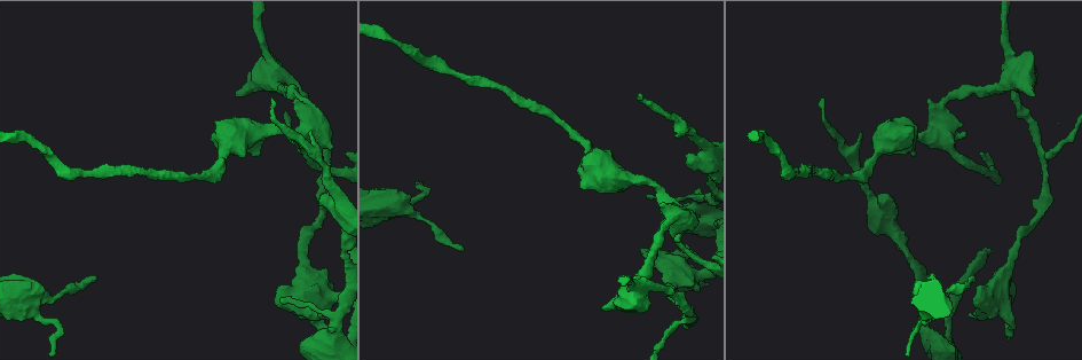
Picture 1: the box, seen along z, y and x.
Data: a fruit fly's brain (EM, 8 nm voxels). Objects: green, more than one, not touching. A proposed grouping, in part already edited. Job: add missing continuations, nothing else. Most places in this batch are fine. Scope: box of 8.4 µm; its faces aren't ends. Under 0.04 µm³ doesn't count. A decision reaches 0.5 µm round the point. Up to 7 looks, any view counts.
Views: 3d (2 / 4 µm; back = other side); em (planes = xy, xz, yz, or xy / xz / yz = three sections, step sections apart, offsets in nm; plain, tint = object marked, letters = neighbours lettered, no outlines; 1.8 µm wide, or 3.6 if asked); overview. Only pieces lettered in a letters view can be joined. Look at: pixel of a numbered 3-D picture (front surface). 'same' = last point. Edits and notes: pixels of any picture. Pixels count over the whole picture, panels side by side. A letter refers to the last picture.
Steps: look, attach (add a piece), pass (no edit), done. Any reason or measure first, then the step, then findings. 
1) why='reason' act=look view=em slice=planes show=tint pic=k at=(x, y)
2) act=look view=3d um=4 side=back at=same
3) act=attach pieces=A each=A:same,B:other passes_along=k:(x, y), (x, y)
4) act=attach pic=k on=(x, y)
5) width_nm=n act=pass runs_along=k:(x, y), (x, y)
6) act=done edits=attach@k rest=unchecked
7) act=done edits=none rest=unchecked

why='free end' act=look view=em slice=yz step=8 show=letters pic=1 at=(646, 195)

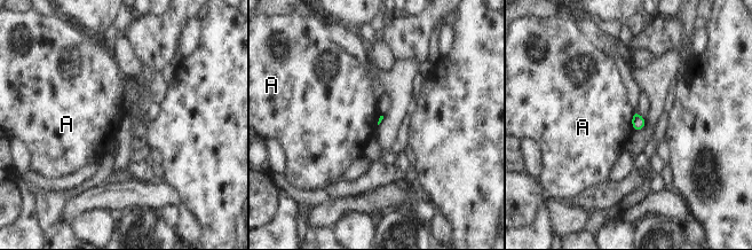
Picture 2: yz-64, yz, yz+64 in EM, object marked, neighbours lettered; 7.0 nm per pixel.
why='another direction' act=look view=em slice=planes show=letters at=same

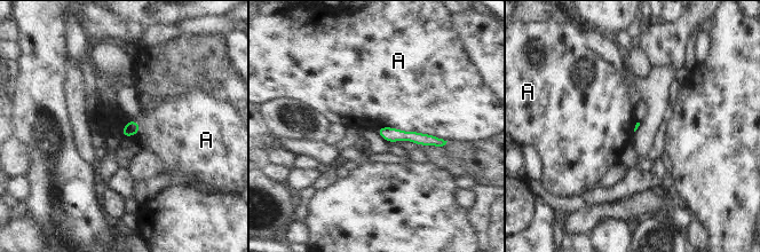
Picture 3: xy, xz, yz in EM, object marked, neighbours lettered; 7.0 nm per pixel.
act=pass each=A:other border=3:(375, 130), (419, 131), (443, 140) found='no lettered piece goes on from it'

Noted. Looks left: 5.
why='branch stops here' act=look view=em slice=xz step=4 show=letters pic=1 at=(236, 96)

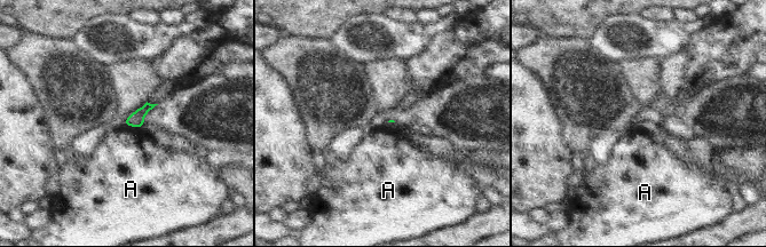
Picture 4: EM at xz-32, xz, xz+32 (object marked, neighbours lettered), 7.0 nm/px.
longest_contact=A:150nm act=pass each=A:other found='none of them fits'

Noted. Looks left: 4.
why='side arm on a straight run' act=look view=3d um=4 side=back pic=1 at=(1042, 154)

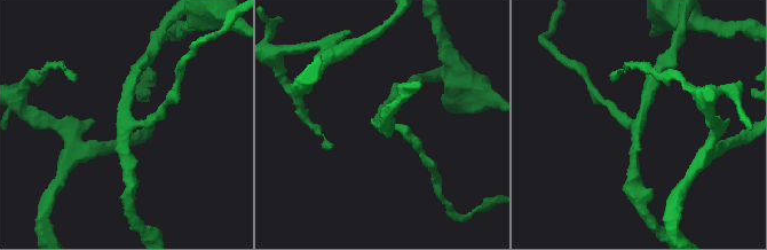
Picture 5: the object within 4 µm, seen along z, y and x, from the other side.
arms=3 why='shape alone is not enough' act=look view=em slice=xz step=4 show=tint pic=5 at=(123, 122)

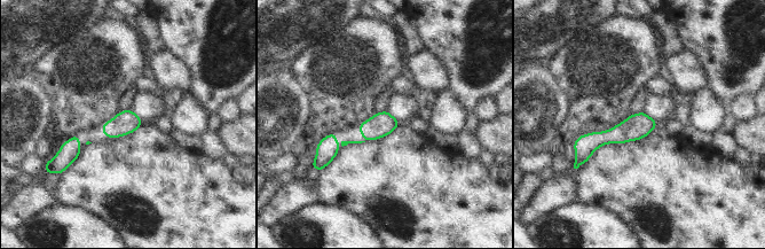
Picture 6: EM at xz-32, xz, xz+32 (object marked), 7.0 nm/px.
why='another direction' act=look view=em slice=planes show=letters at=same

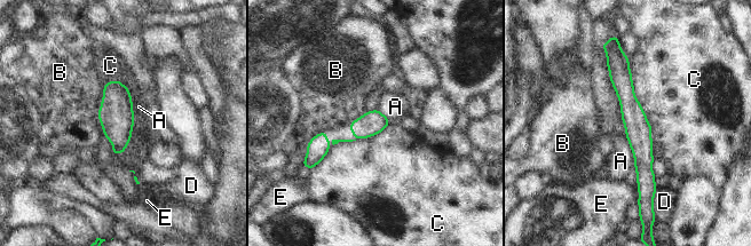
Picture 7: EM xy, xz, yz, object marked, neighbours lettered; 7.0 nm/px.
width_nm=170 act=pass each=A:other,B:other,C:other,D:other,E:other runs_along=7:(619, 52), (645, 187) found='none of them fits'

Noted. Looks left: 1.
act=done edits=none rest=unchecked

